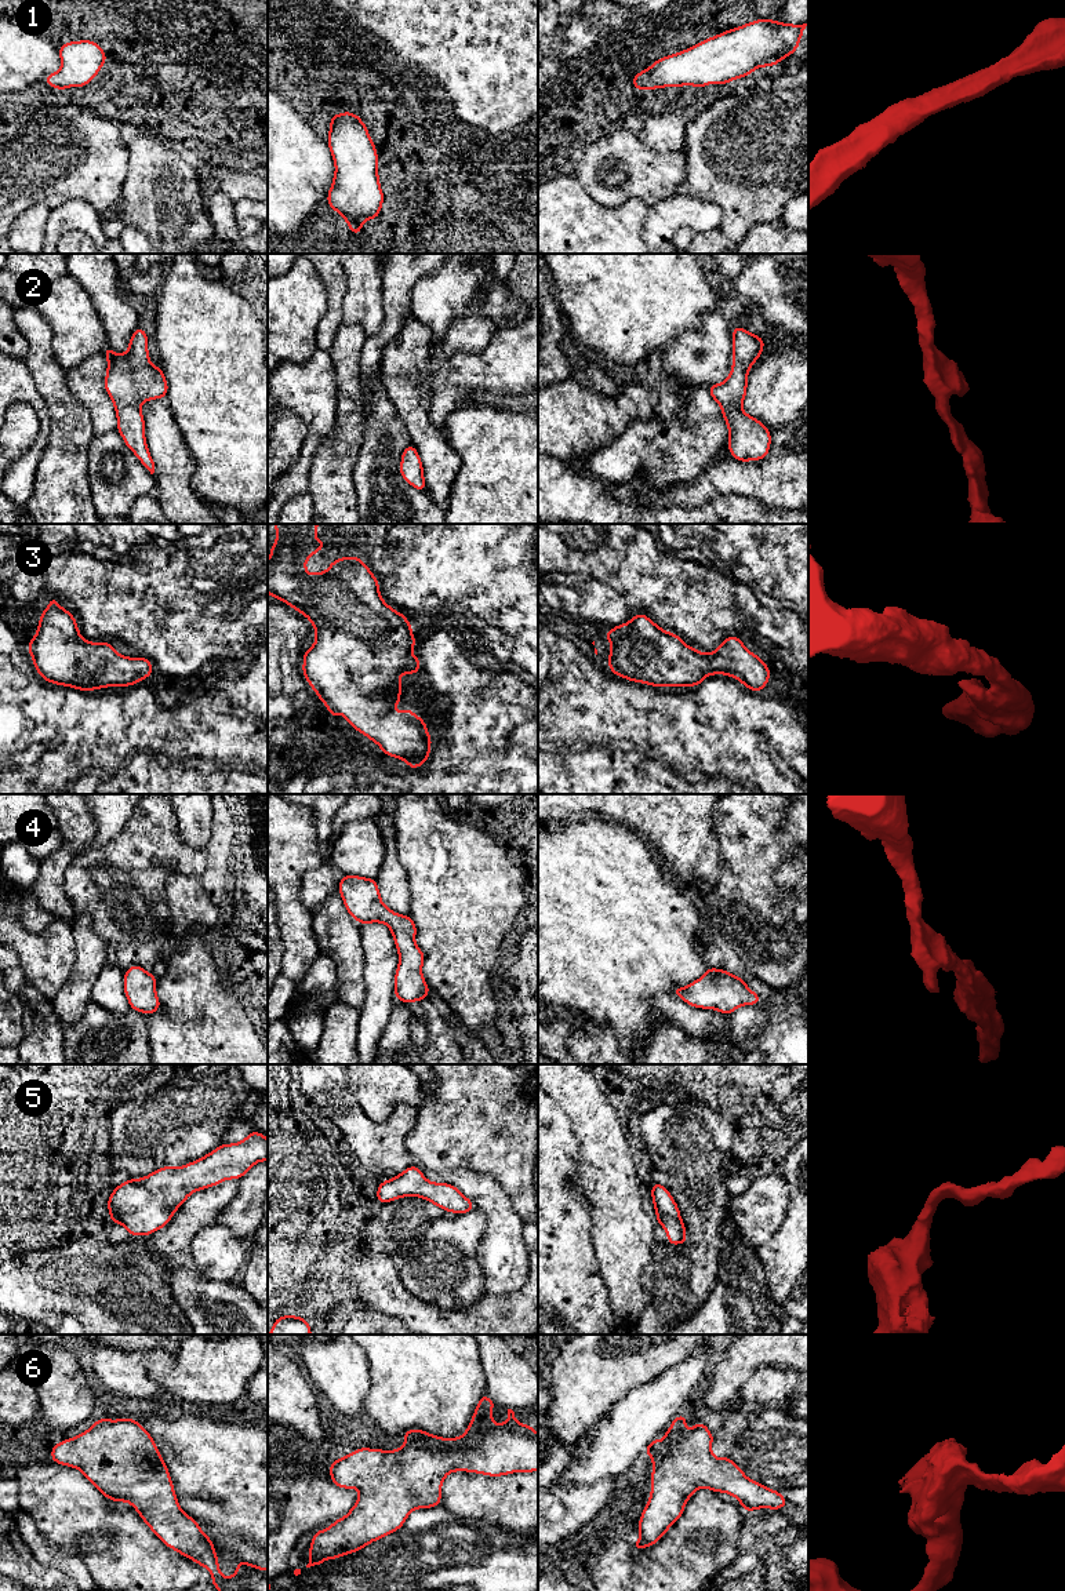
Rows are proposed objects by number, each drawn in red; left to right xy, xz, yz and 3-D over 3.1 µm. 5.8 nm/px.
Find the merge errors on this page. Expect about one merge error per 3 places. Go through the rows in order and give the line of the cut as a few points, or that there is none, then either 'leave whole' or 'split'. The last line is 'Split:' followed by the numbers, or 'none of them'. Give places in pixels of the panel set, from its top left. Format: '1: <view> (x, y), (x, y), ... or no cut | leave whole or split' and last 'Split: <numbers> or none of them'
1: no cut | leave whole
2: no cut | leave whole
3: no cut | leave whole
4: no cut | leave whole
5: no cut | leave whole
6: no cut | leave whole
Split: none of them

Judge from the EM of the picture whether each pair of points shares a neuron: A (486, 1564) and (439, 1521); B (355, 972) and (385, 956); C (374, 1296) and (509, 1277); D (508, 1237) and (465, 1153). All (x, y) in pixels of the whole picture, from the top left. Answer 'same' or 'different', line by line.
A: same
B: different
C: different
D: different

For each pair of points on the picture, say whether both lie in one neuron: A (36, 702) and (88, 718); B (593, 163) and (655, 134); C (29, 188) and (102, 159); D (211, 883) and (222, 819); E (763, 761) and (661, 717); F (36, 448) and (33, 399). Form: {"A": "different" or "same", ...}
{"A": "different", "B": "same", "C": "same", "D": "same", "E": "different", "F": "same"}

